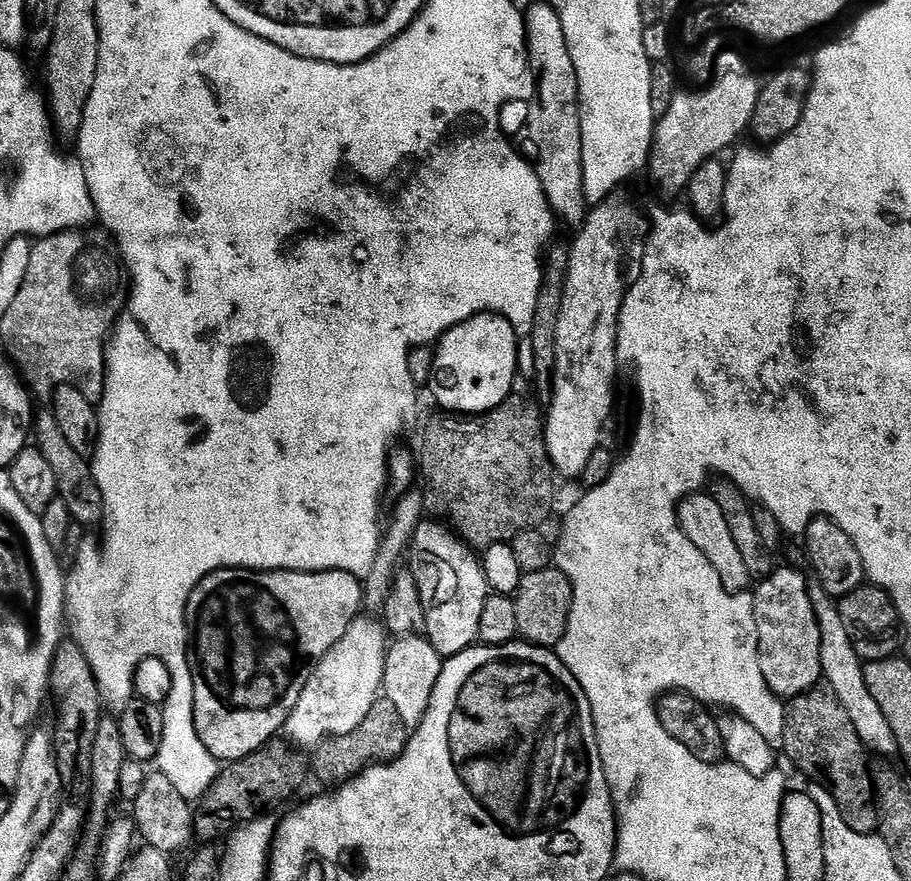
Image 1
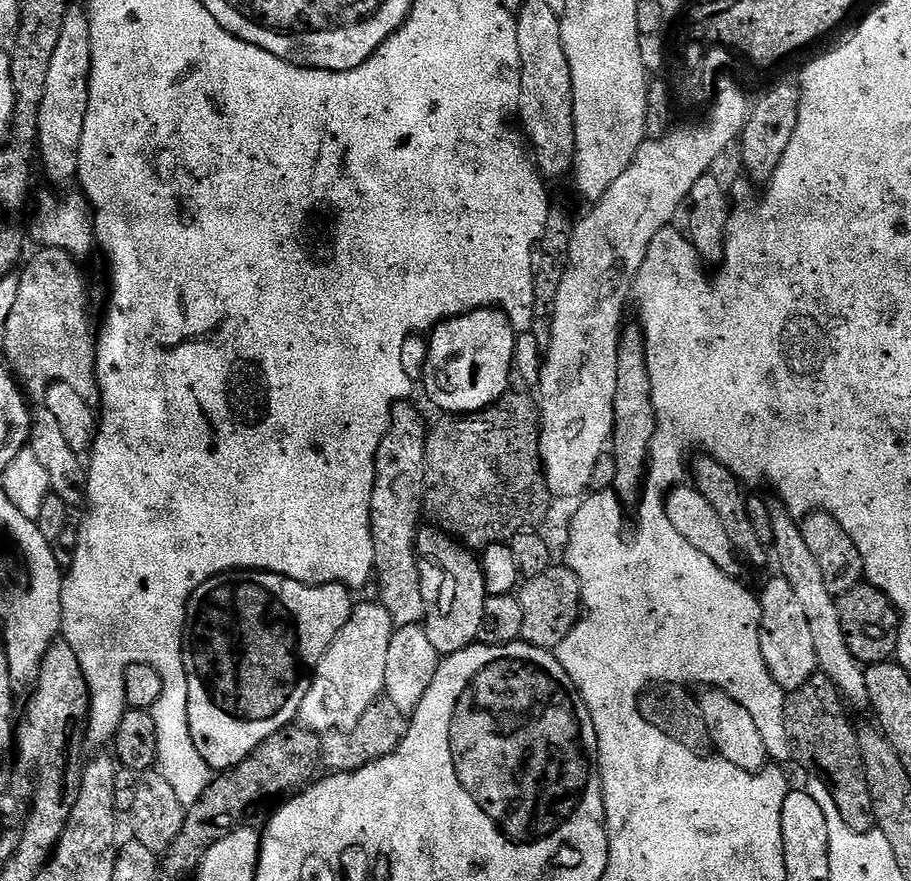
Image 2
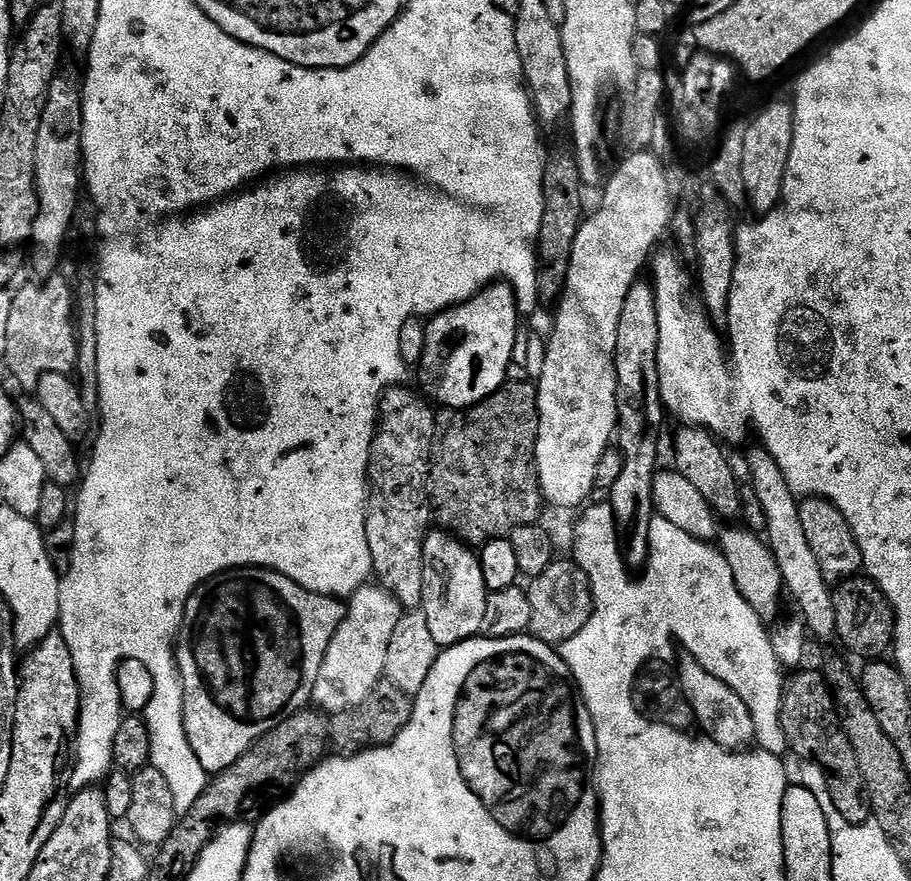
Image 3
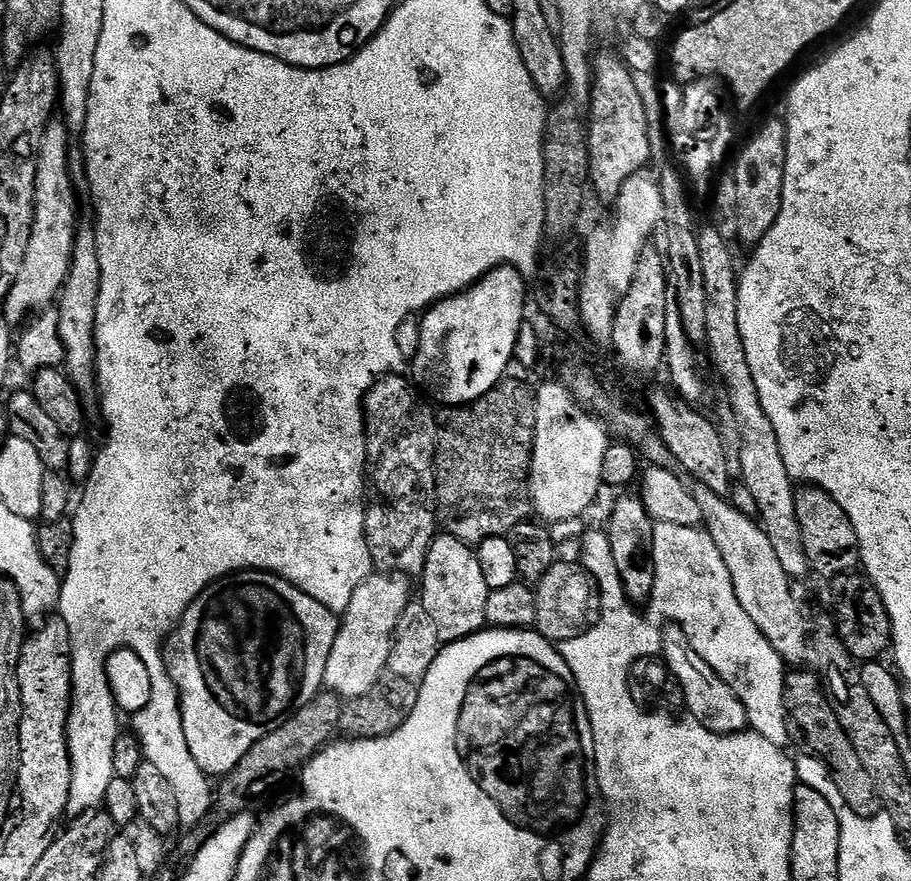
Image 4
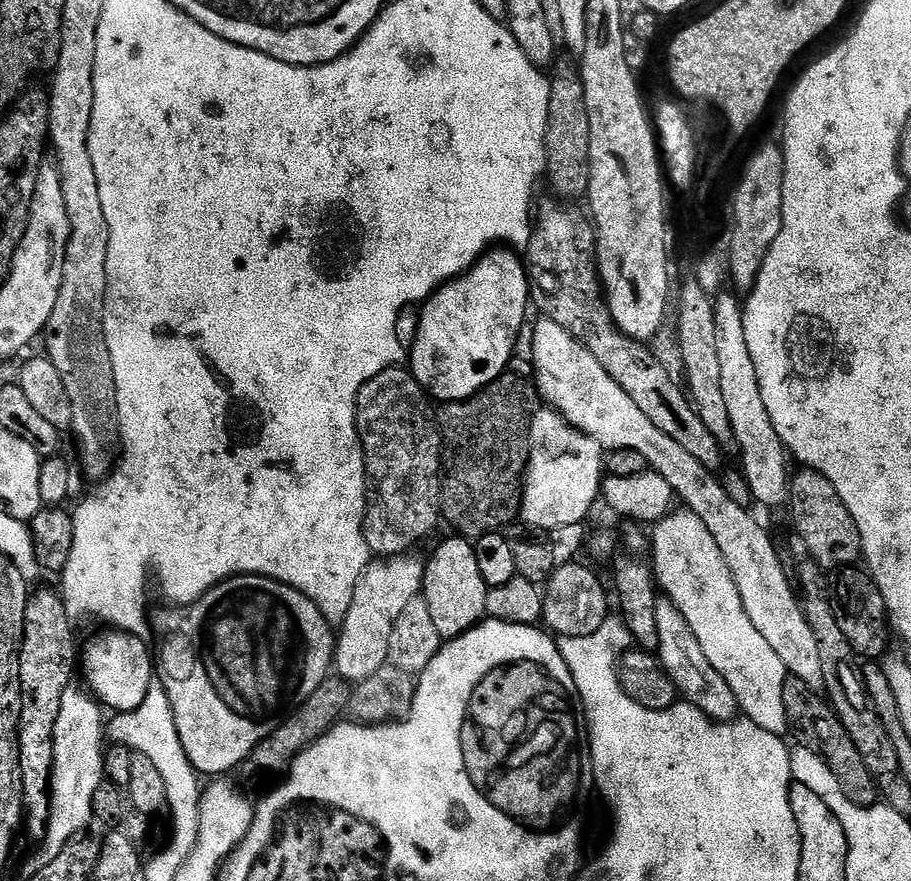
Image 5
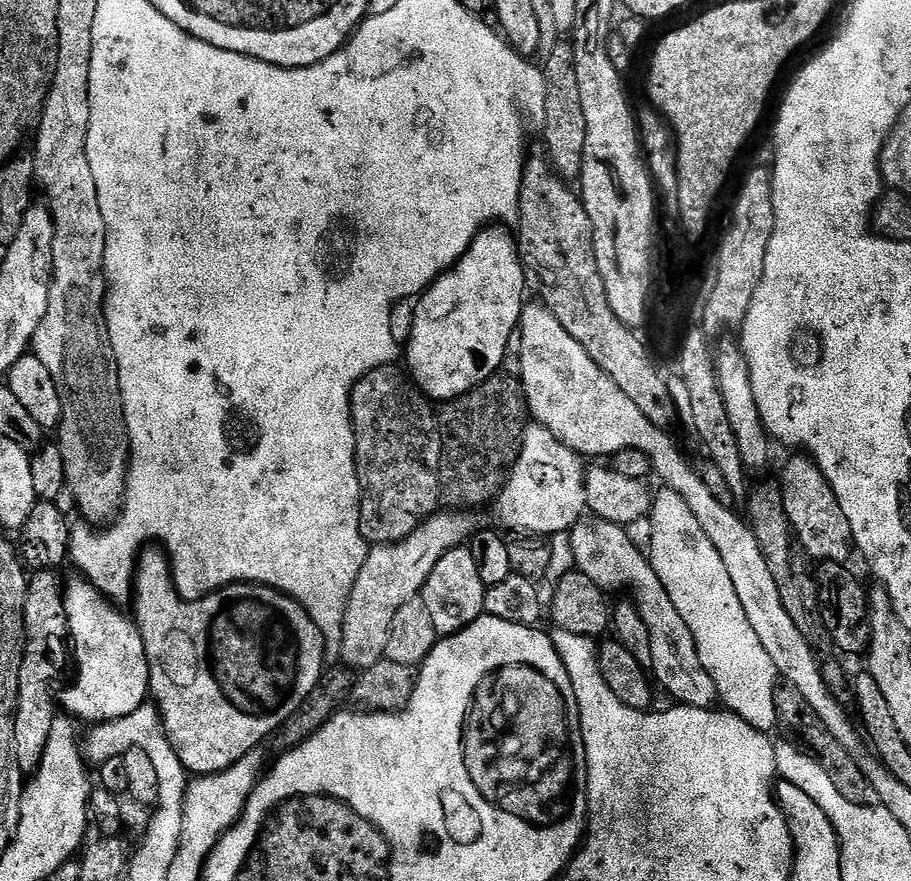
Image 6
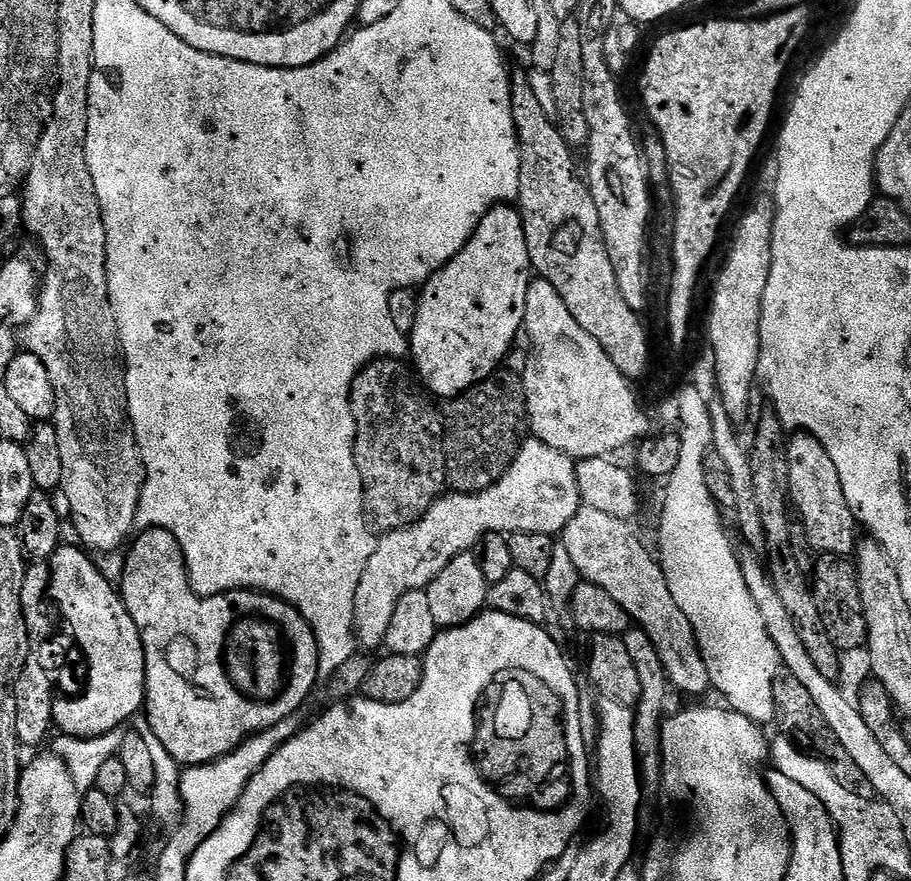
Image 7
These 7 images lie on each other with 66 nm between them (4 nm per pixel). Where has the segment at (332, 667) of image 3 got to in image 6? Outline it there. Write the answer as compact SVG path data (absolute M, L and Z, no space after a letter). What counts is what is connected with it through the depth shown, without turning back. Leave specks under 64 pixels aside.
M437 511L435 516L426 521L418 530L410 534L405 540L394 544L382 544L373 547L369 551L366 562L358 574L358 582L354 582L354 590L348 599L348 610L344 619L344 641L338 646L339 652L344 654L343 663L353 670L373 668L380 660L385 659L388 654L388 643L394 626L394 618L398 618L398 610L406 606L406 602L417 599L423 593L424 583L430 578L430 574L438 562L450 550L461 547L464 540L473 535L472 520L463 516L460 512Z

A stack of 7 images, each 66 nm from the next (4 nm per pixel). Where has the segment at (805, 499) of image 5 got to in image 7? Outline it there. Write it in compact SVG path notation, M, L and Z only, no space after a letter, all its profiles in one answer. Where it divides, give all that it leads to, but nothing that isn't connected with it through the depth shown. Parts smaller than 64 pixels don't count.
M797 431L788 441L788 461L790 462L788 494L795 511L796 508L800 511L799 523L809 538L810 548L829 556L851 557L858 543L856 515L848 509L846 494L842 490L842 478L838 478L838 470L830 454L826 454L826 446L822 446L818 438Z

